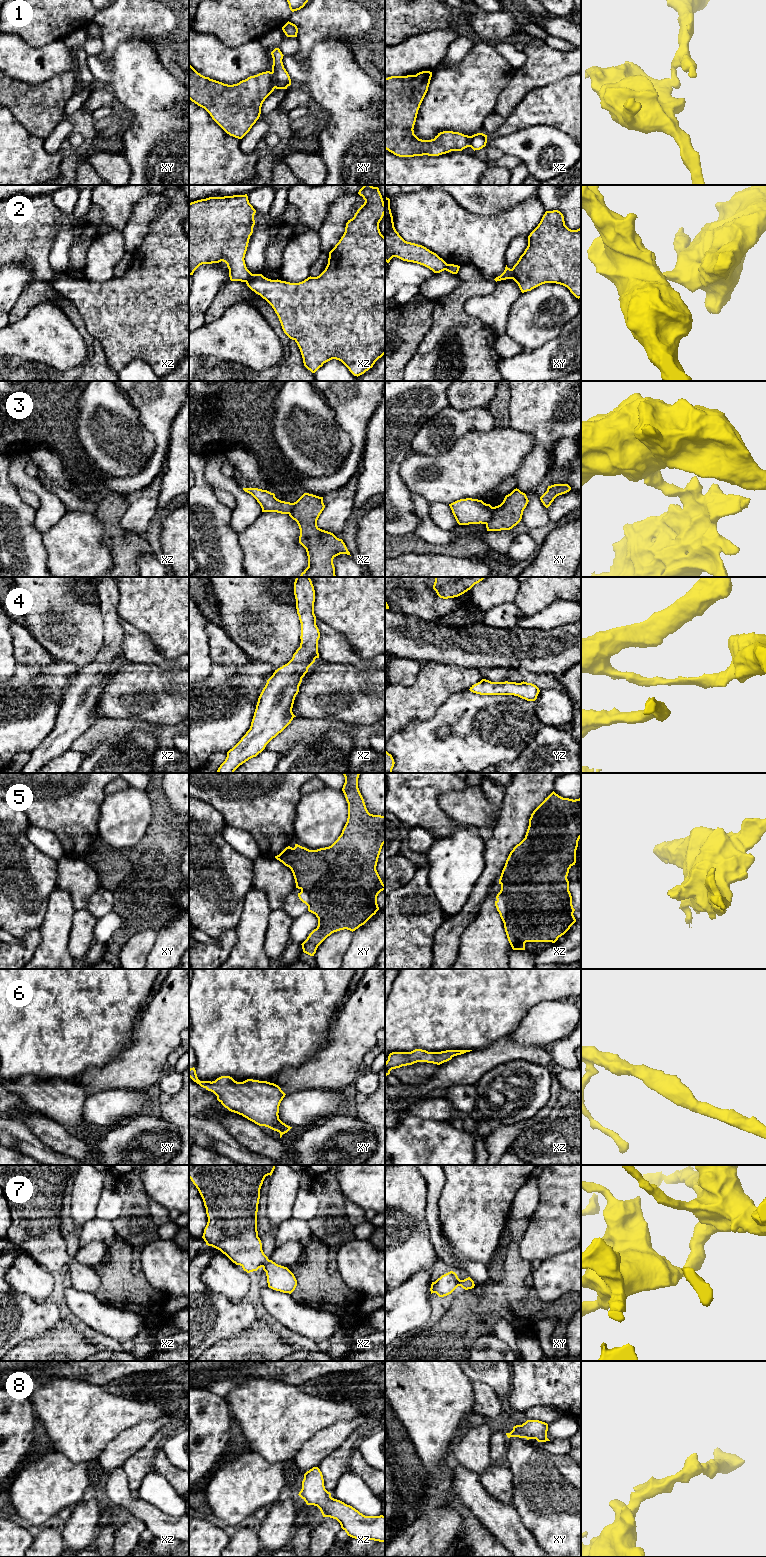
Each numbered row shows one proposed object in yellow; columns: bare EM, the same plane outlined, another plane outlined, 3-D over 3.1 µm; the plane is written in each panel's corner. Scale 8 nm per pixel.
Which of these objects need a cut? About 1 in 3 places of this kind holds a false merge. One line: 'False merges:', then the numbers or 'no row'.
False merges: 1, 2, 3, 5

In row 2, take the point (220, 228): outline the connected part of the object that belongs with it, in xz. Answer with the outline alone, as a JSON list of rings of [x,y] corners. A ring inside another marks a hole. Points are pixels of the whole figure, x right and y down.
[[[247,194],[209,197],[189,203],[189,275],[193,275],[202,264],[223,261],[227,264],[231,281],[246,282],[252,273],[247,269],[244,258],[255,225],[255,213],[256,210],[249,203]]]

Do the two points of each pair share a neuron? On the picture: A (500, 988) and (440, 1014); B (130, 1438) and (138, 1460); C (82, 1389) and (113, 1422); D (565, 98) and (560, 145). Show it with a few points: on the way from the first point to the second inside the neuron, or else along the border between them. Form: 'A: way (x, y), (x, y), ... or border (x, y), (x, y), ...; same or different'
A: way (485, 988), (466, 988), (455, 999); same
B: border (152, 1437), (121, 1466); different
C: way (90, 1397), (105, 1414); same
D: border (539, 125), (556, 127), (570, 136); different

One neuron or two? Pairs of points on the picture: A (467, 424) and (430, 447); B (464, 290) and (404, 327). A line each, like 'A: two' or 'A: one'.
A: one
B: two

